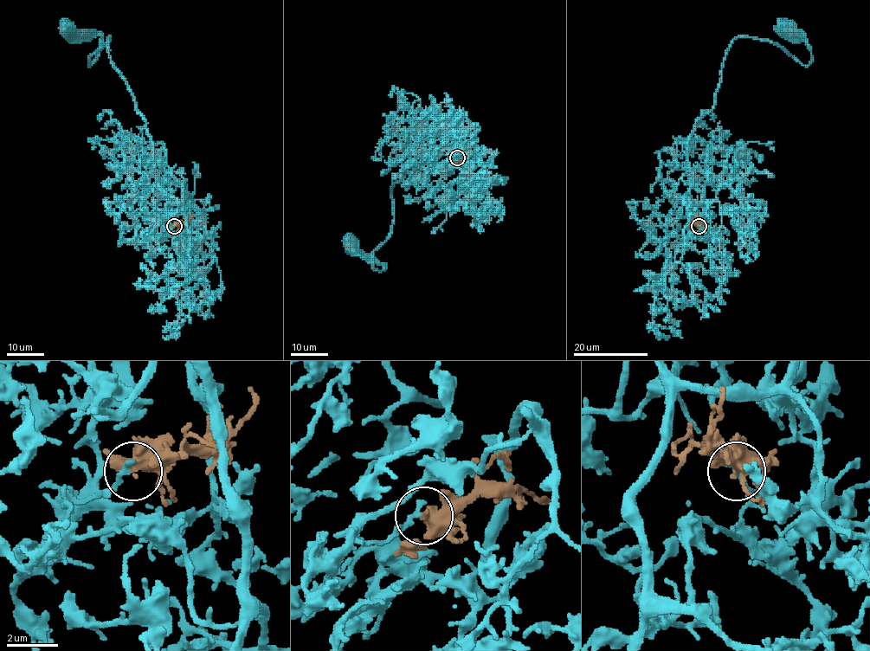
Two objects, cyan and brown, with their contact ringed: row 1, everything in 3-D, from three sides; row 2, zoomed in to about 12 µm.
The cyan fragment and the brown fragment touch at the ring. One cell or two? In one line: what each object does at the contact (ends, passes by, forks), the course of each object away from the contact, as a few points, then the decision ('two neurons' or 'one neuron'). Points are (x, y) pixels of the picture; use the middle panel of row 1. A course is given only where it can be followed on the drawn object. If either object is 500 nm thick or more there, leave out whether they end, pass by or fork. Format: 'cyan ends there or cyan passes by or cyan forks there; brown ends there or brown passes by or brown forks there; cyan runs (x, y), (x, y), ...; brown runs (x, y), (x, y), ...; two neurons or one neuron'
cyan ends there; brown passes by; cyan runs (457, 158), (472, 143), (434, 147), (395, 183), (382, 271), (351, 245); brown runs (457, 158), (473, 156); one neuron

